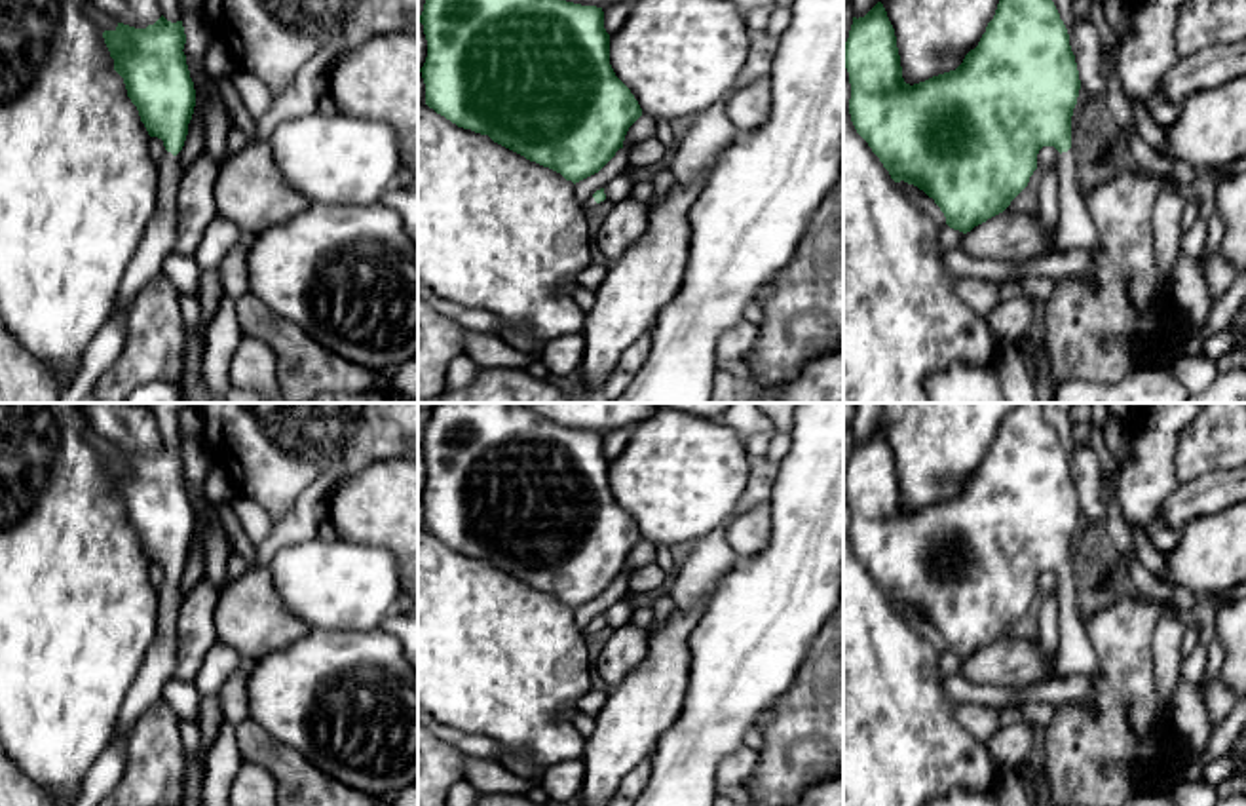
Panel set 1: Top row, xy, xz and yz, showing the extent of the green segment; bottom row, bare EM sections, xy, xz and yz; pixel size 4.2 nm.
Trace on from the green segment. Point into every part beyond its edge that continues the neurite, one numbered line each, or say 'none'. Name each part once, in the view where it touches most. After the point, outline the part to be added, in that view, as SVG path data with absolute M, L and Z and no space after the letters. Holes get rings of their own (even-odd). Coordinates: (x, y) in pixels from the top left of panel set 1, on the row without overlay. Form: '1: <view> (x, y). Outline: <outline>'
1: yz (1076, 656). Outline: M1071 576L1062 578L1056 589L1060 644L1054 658L1054 677L1090 677L1098 671L1098 656L1086 635L1086 625L1077 606Z

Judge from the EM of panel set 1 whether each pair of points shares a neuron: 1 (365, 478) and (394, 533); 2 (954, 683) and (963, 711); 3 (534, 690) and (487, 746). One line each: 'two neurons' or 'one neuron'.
1: one neuron
2: two neurons
3: two neurons

